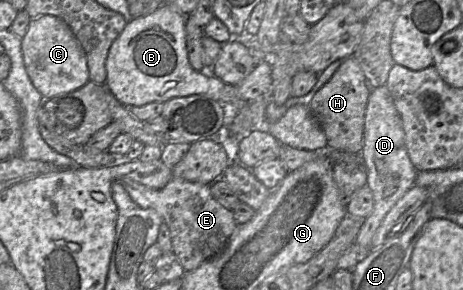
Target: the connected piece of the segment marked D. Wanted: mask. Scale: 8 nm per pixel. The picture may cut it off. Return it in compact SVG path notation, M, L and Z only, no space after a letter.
M386 85L373 88L370 92L360 155L367 172L367 186L373 193L374 207L372 213L365 219L355 243L362 248L363 255L367 255L370 252L373 236L385 216L399 199L415 185L418 174L405 145L401 117Z

